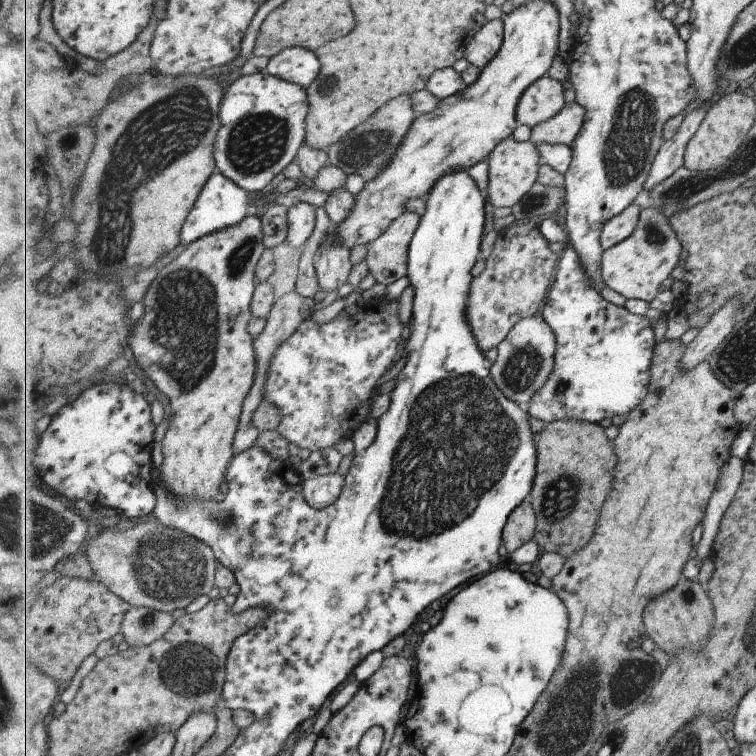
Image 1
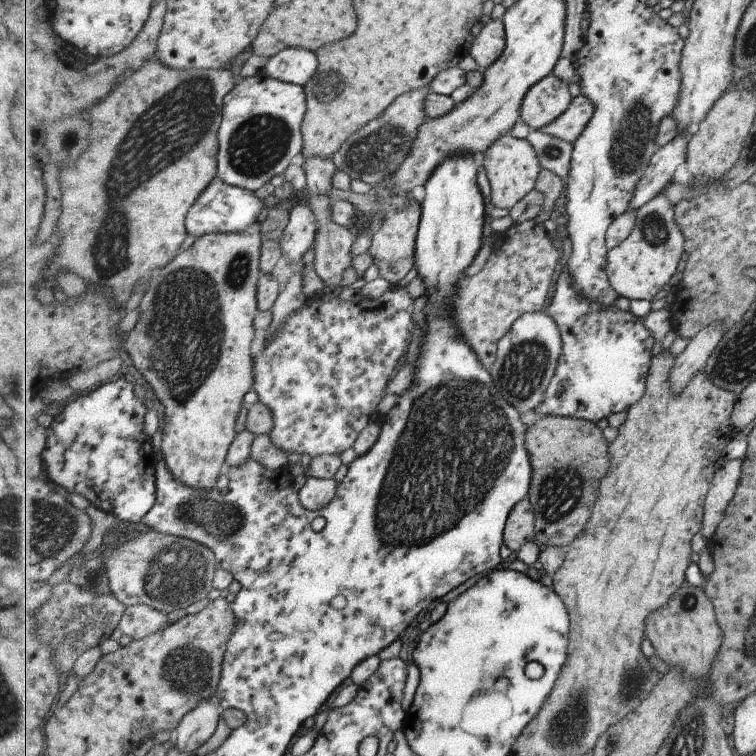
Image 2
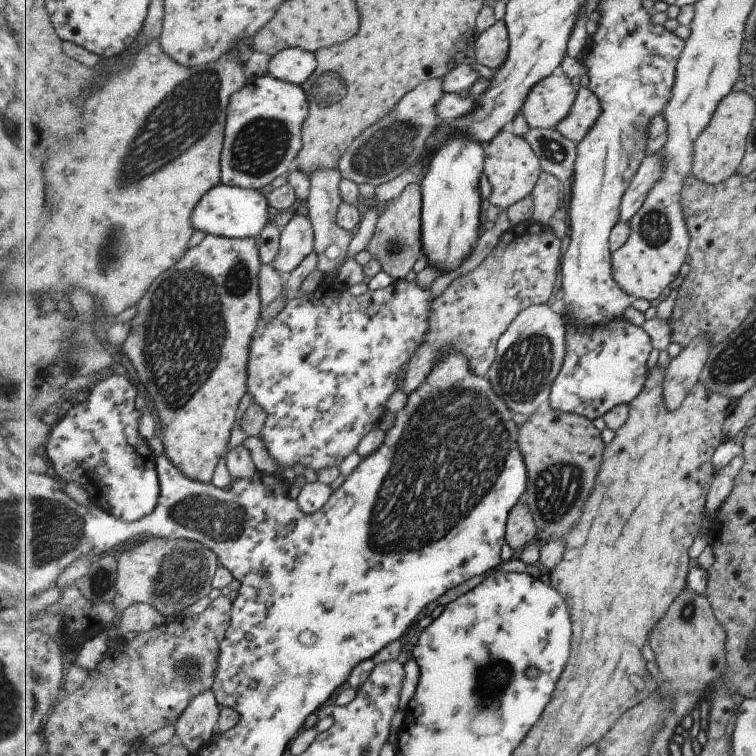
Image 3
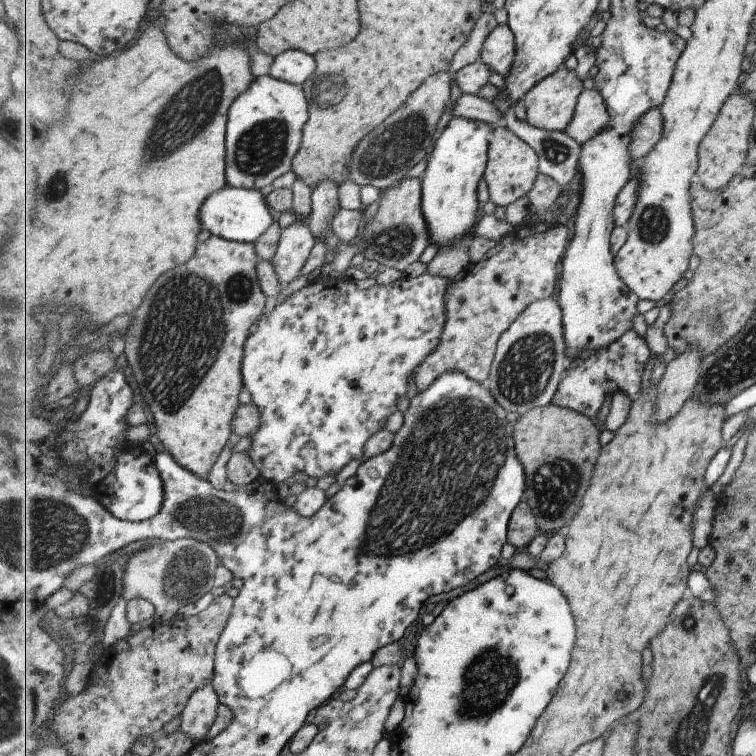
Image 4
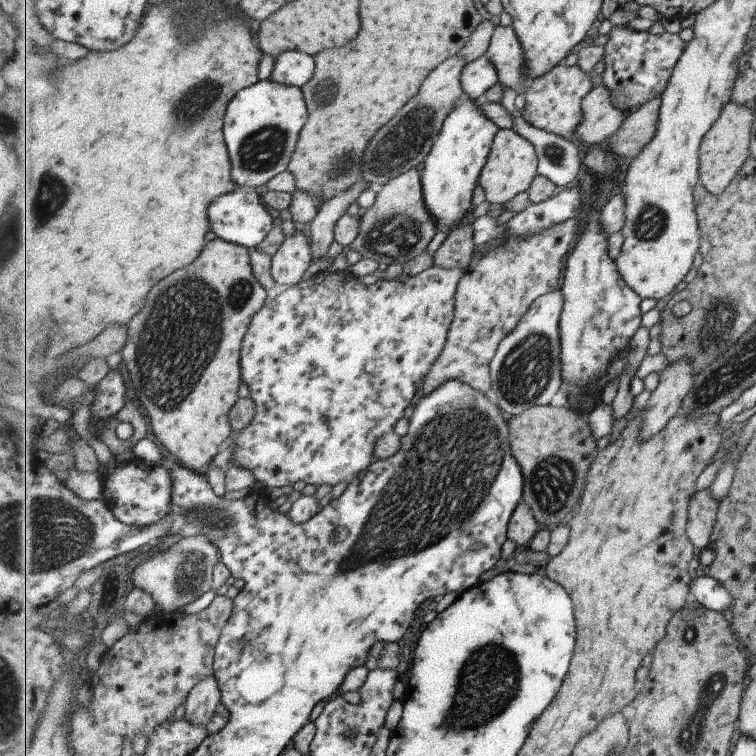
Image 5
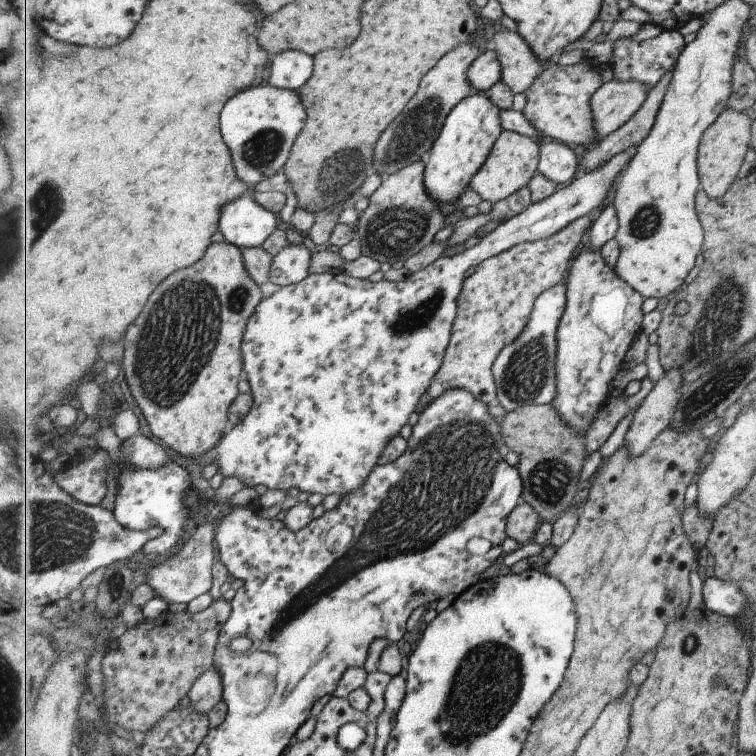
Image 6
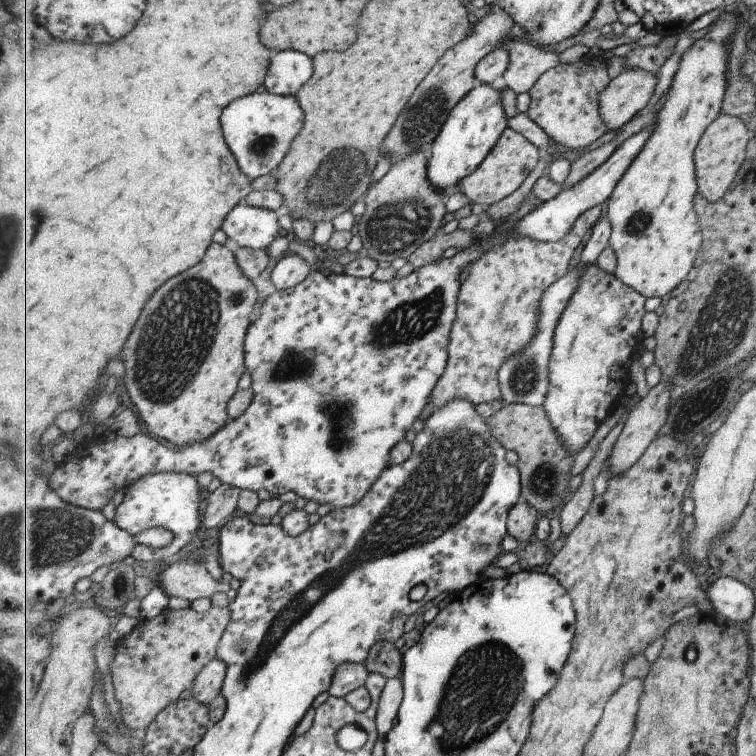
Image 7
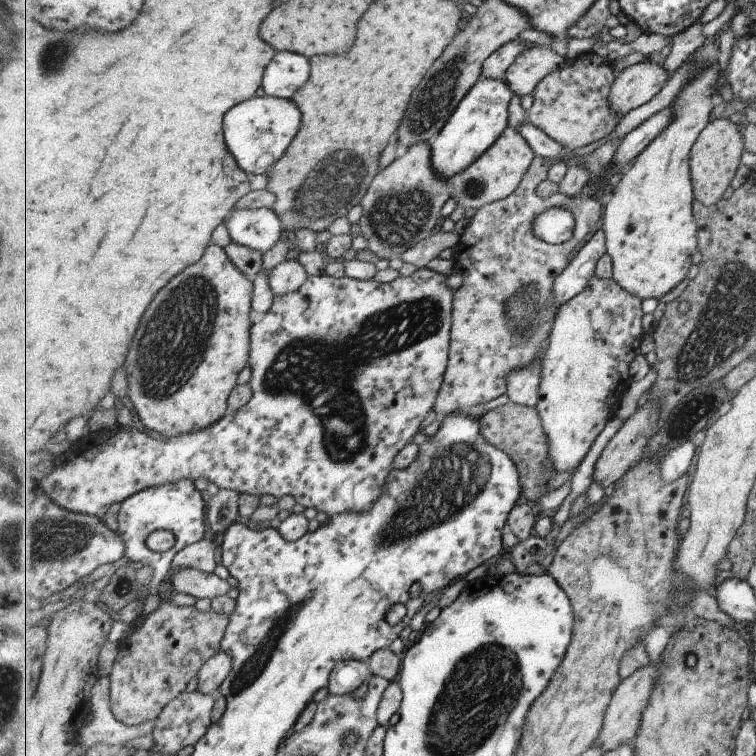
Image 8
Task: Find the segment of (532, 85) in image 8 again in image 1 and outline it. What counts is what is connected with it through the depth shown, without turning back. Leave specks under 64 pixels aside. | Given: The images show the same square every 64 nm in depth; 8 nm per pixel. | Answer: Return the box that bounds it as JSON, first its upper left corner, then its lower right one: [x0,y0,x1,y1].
[466,19,504,69]

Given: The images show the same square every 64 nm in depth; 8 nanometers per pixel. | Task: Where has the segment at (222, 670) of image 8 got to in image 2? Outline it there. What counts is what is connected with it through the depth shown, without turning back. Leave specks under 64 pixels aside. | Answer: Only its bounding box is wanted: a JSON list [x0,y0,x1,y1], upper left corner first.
[173,701,222,753]

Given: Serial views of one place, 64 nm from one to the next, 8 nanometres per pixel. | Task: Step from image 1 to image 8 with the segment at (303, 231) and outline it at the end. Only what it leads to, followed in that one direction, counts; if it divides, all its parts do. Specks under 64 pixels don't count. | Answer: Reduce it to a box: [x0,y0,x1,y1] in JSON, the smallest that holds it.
[269,256,309,298]

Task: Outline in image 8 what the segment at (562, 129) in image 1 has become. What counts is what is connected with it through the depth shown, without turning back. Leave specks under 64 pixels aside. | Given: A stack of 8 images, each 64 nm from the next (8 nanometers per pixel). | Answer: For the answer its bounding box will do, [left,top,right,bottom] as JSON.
[611,58,668,116]

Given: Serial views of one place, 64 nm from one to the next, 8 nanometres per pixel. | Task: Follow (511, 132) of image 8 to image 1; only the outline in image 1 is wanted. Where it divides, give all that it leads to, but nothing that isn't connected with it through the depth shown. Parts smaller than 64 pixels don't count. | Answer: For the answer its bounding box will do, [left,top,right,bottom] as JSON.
[489,137,541,208]

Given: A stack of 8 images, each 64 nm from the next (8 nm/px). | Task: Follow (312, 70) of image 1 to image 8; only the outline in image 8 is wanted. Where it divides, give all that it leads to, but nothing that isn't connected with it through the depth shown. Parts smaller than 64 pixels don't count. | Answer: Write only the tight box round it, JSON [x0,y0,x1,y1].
[262,51,311,99]

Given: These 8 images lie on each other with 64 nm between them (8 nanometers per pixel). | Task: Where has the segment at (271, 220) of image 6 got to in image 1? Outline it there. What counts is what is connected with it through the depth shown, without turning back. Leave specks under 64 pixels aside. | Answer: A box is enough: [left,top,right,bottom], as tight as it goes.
[181,169,256,247]

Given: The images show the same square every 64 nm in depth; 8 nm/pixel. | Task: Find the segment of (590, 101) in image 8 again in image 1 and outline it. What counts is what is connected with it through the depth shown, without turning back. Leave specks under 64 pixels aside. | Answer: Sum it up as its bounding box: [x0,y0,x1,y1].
[518,76,567,128]

